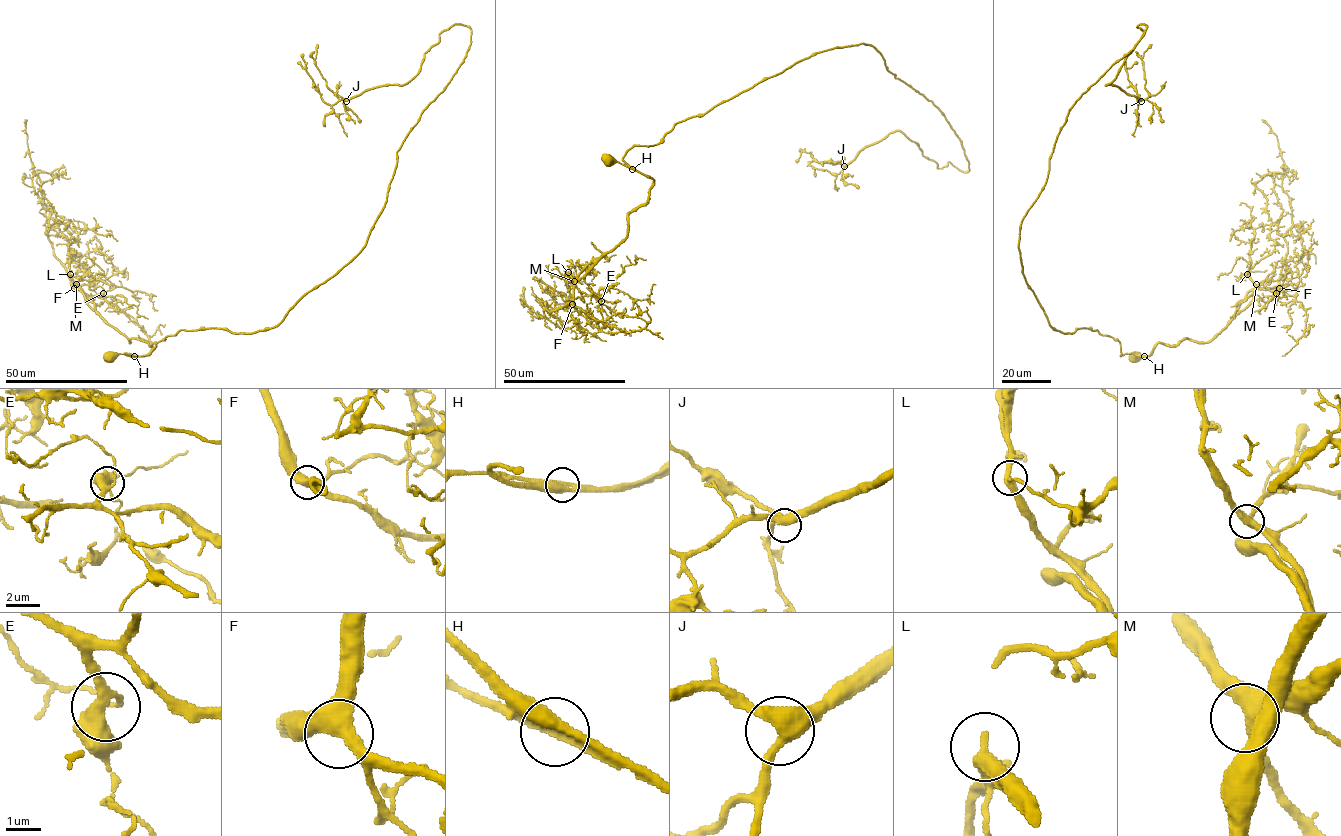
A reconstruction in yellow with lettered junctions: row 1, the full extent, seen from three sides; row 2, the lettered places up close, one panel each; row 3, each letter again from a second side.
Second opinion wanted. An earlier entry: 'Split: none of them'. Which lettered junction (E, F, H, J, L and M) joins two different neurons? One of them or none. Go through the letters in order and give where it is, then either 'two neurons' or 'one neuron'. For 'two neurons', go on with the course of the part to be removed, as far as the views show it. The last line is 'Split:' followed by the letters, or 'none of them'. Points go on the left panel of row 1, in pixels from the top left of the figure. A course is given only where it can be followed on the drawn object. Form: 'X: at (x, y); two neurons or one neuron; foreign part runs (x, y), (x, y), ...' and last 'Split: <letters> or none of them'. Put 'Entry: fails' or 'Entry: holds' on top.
Entry: holds
E: at (103, 293); one neuron
F: at (74, 288); one neuron
H: at (134, 356); one neuron
J: at (346, 101); one neuron
L: at (70, 274); one neuron
M: at (76, 284); one neuron
Split: none of them

